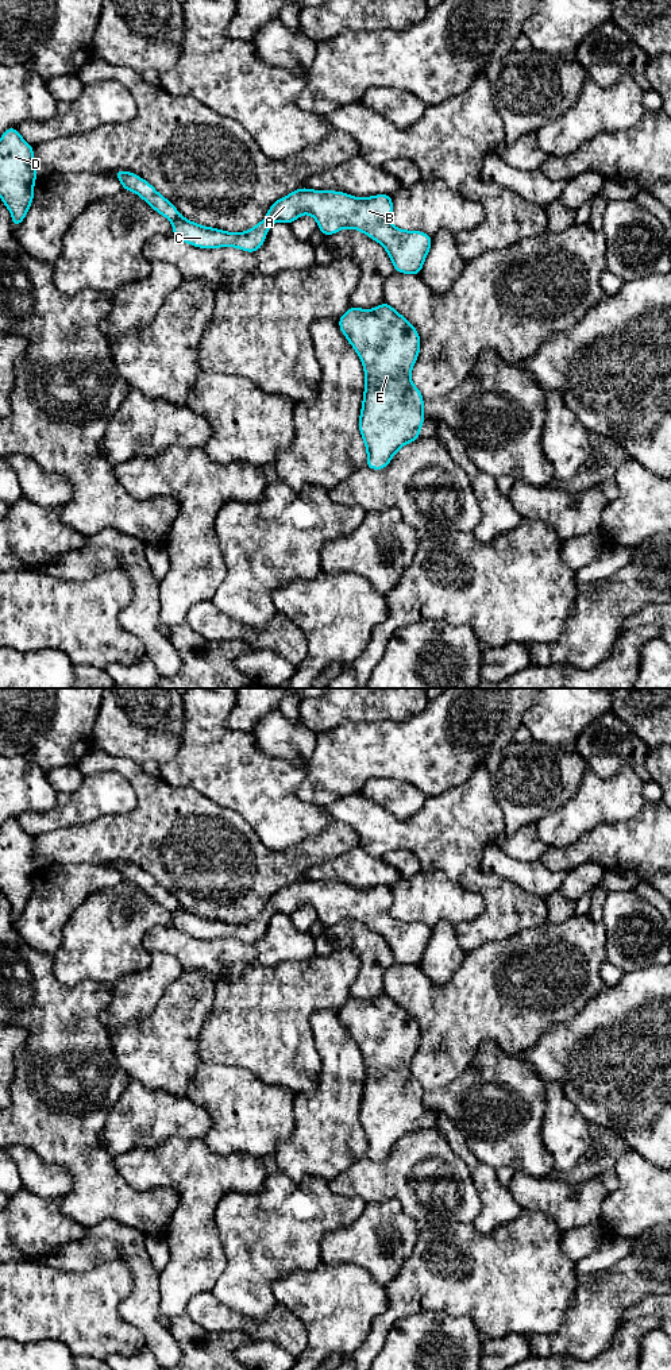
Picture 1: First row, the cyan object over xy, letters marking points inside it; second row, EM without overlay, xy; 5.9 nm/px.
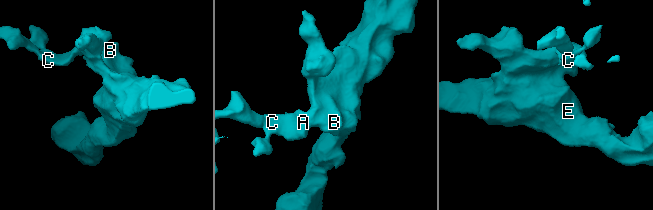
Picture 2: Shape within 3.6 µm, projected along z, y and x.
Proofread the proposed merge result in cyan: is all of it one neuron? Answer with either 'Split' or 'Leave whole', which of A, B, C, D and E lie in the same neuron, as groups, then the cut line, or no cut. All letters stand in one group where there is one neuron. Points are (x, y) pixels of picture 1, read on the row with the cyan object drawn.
Split. Groups: A B C E / D. Split along xy (180, 216), (172, 222)

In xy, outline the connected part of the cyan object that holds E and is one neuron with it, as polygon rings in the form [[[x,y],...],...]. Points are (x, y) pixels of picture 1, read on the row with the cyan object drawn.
[[[386,301],[375,309],[351,306],[339,317],[339,328],[365,368],[359,431],[367,449],[366,467],[378,471],[402,445],[420,439],[424,398],[410,381],[420,336]]]

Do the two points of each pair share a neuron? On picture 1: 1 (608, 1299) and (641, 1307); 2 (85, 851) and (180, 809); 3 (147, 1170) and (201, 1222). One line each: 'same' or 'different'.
1: different
2: same
3: same

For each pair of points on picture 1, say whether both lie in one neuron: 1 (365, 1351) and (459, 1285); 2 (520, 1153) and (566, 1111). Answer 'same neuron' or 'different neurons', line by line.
1: same neuron
2: different neurons

